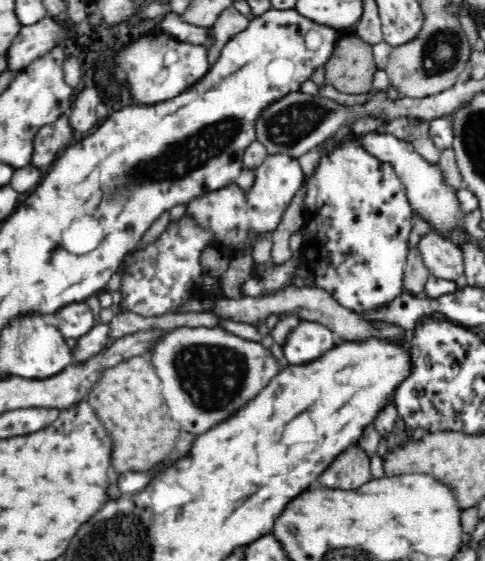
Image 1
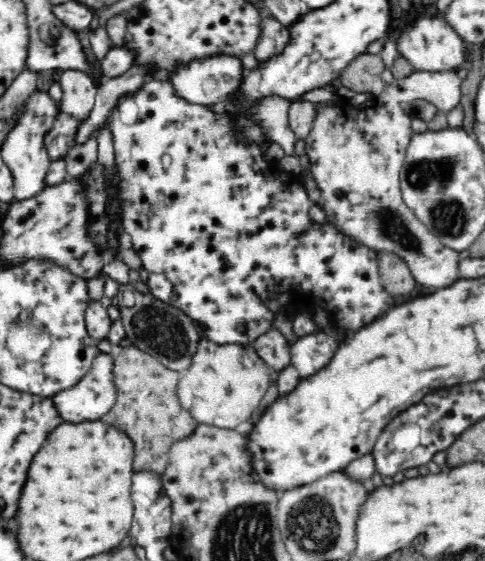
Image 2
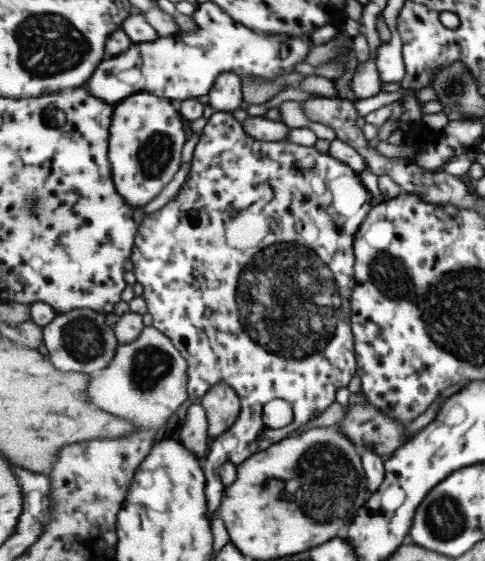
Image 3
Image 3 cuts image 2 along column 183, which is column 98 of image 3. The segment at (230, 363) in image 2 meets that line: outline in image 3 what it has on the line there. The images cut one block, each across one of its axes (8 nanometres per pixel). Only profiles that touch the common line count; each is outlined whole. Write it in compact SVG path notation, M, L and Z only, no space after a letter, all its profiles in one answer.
M154 325L145 327L141 336L129 344L119 344L115 358L109 364L111 368L105 368L103 372L93 376L91 382L91 398L97 406L103 410L133 420L137 426L143 428L161 428L167 424L167 420L173 416L175 410L182 413L189 400L188 393L188 359L181 354L181 351L173 344L172 338L166 335L164 331L157 329Z

